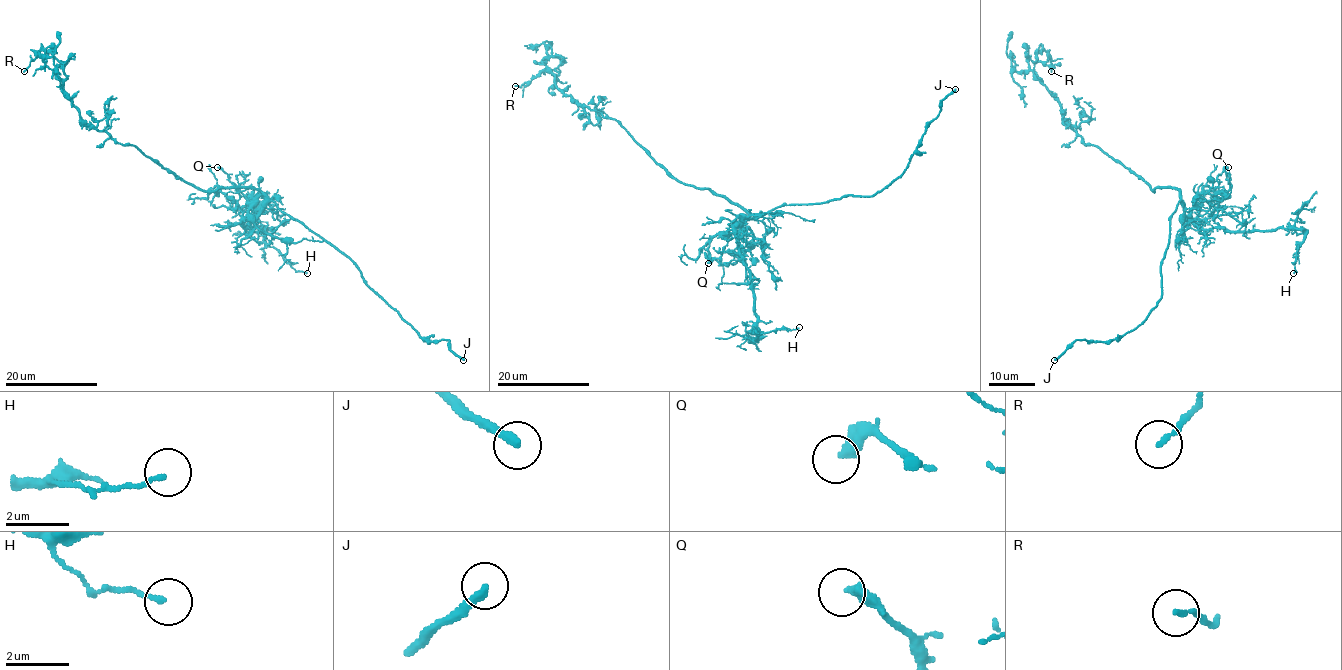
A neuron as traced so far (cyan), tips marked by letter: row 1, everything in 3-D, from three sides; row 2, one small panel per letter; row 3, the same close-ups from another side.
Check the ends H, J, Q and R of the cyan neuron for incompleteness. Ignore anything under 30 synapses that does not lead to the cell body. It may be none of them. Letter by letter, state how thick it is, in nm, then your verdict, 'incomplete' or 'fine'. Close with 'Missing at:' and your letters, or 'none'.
H: calibre 130 nm; fine
J: calibre 280 nm; incomplete
Q: calibre 400 nm; fine
R: calibre 150 nm; fine
Missing at: J

